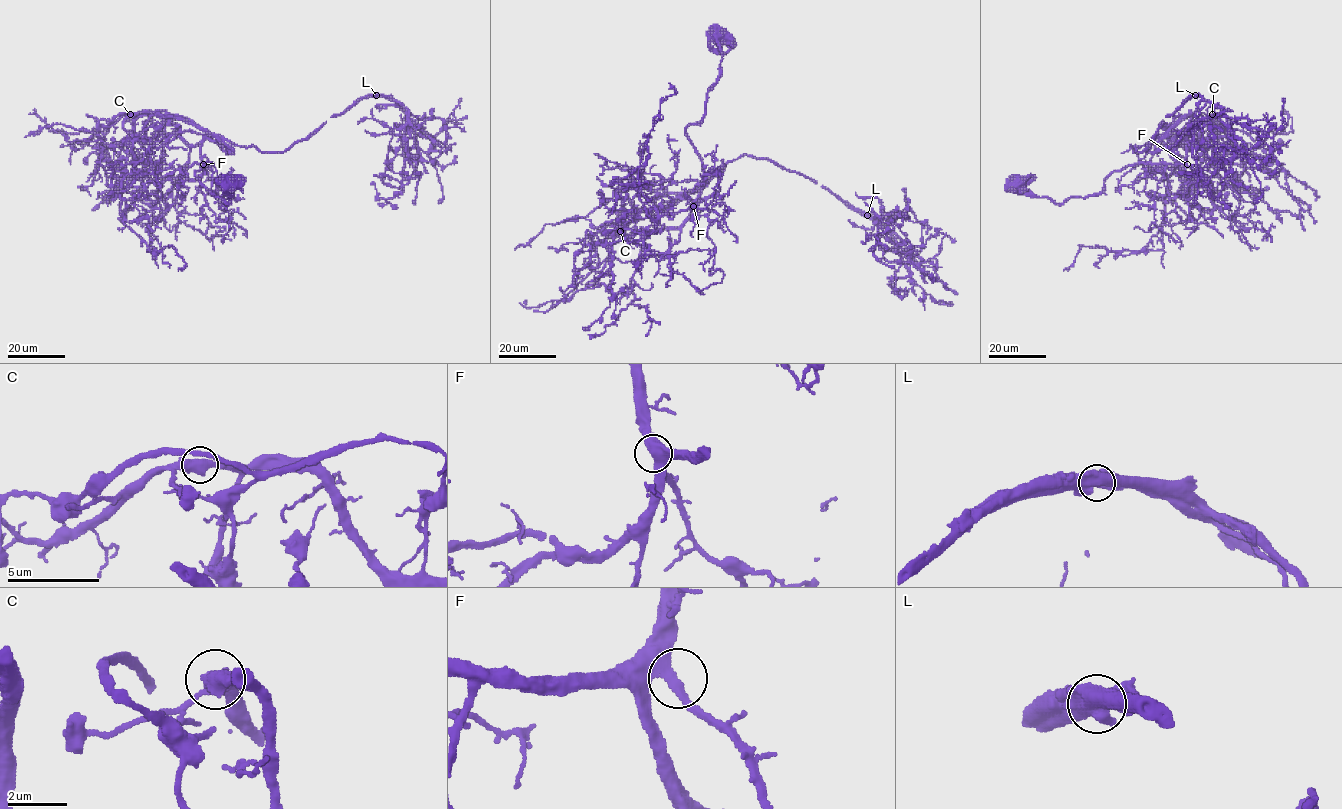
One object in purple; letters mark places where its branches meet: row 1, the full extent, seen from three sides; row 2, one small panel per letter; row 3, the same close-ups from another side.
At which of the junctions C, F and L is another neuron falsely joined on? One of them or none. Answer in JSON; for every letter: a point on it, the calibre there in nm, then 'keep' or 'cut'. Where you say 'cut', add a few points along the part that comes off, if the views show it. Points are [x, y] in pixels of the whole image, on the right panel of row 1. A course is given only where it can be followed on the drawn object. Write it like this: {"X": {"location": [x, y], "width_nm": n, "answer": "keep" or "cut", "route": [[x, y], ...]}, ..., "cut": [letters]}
{"C": {"location": [1212, 114], "width_nm": 650, "answer": "keep"}, "F": {"location": [1187, 164], "width_nm": 320, "answer": "keep"}, "L": {"location": [1195, 95], "width_nm": 800, "answer": "cut", "route": [[1195, 96], [1215, 104], [1230, 126], [1238, 152], [1225, 161], [1218, 155], [1211, 129], [1219, 127]]}, "cut": ["L"]}

